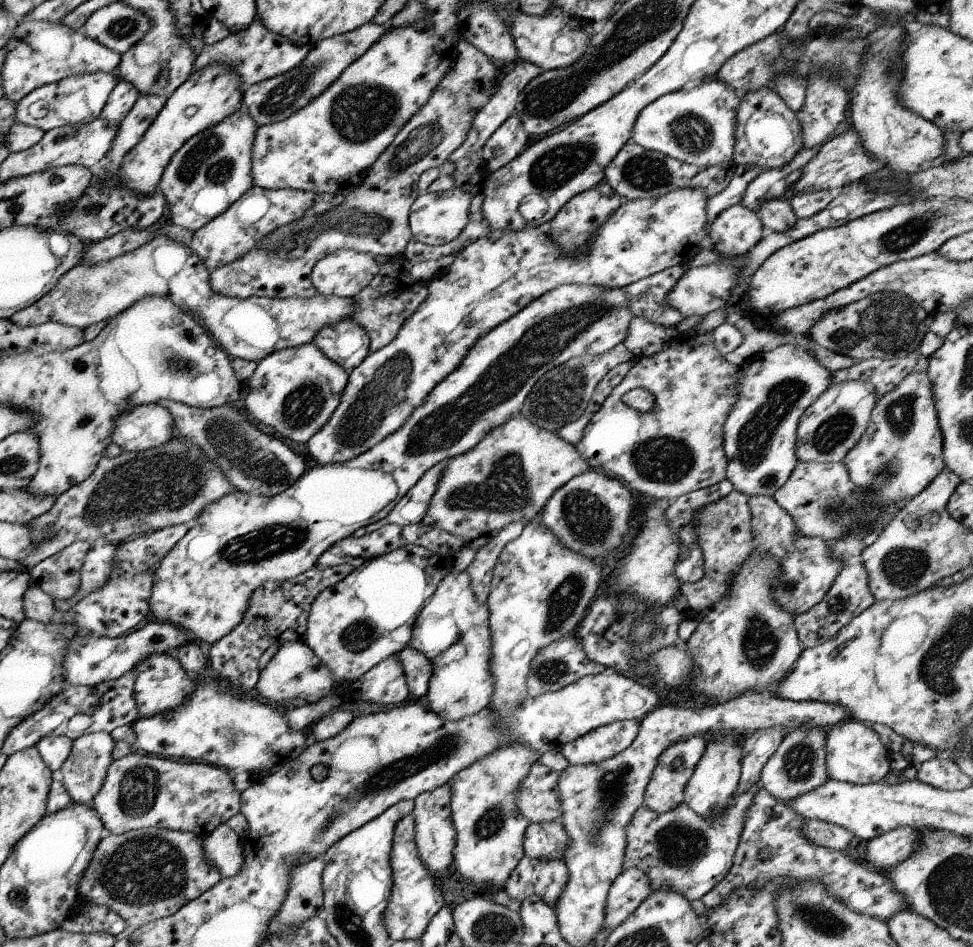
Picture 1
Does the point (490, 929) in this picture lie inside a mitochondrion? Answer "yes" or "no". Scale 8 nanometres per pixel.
yes

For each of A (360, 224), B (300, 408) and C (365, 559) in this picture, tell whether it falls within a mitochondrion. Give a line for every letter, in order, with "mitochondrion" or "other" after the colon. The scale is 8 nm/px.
A: mitochondrion
B: mitochondrion
C: other

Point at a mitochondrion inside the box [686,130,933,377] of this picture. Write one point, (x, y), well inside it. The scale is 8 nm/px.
(890, 324)

